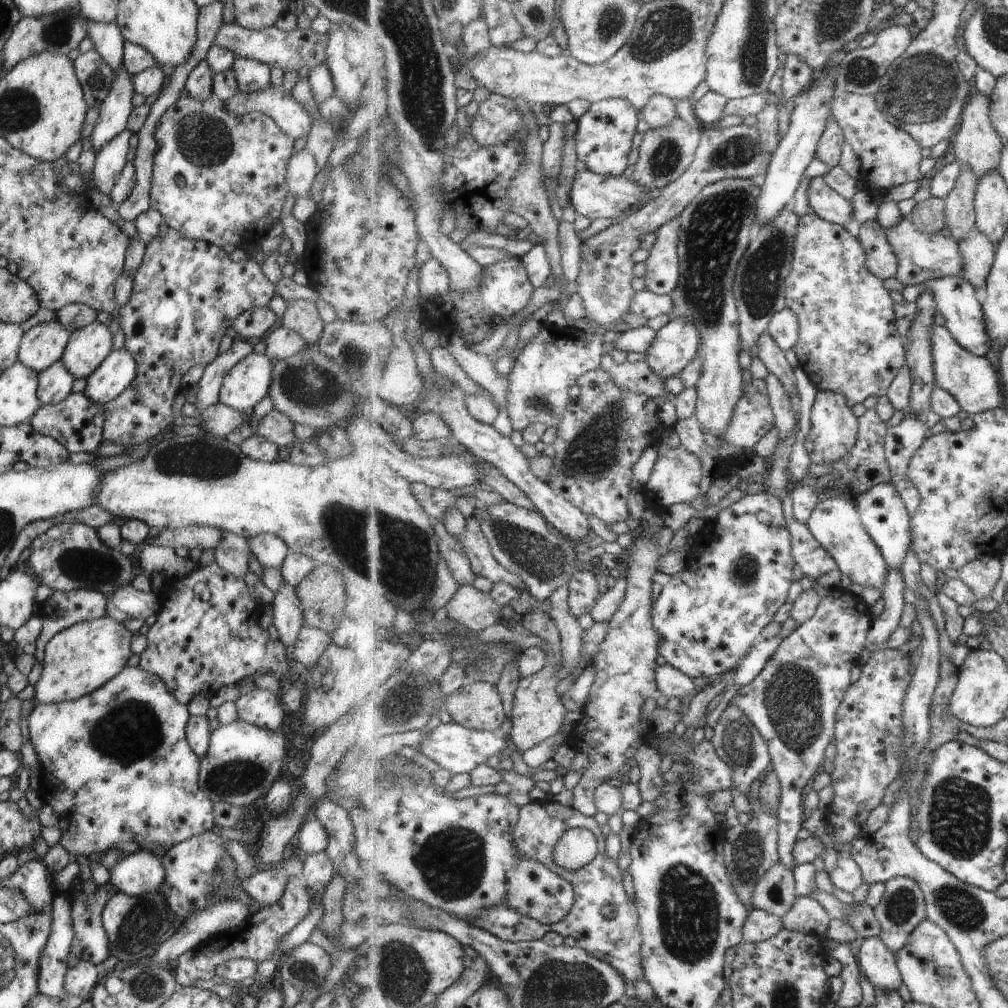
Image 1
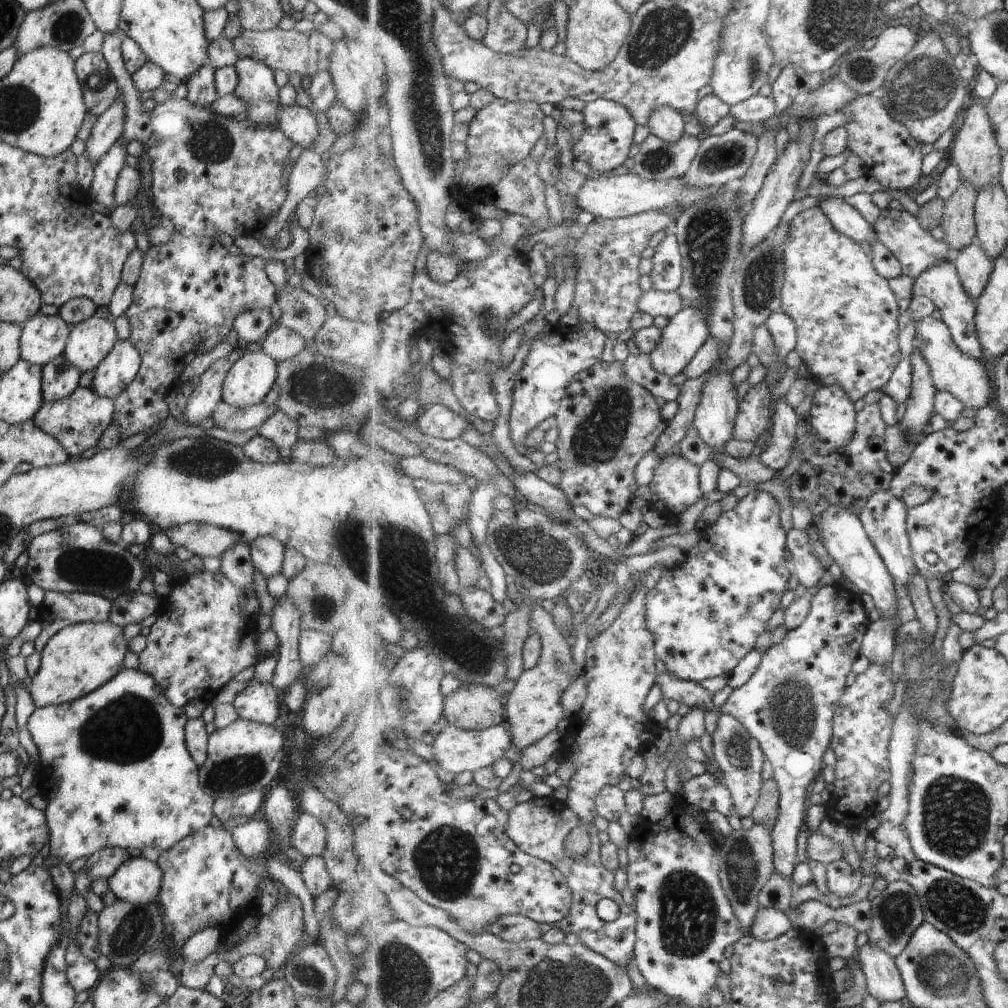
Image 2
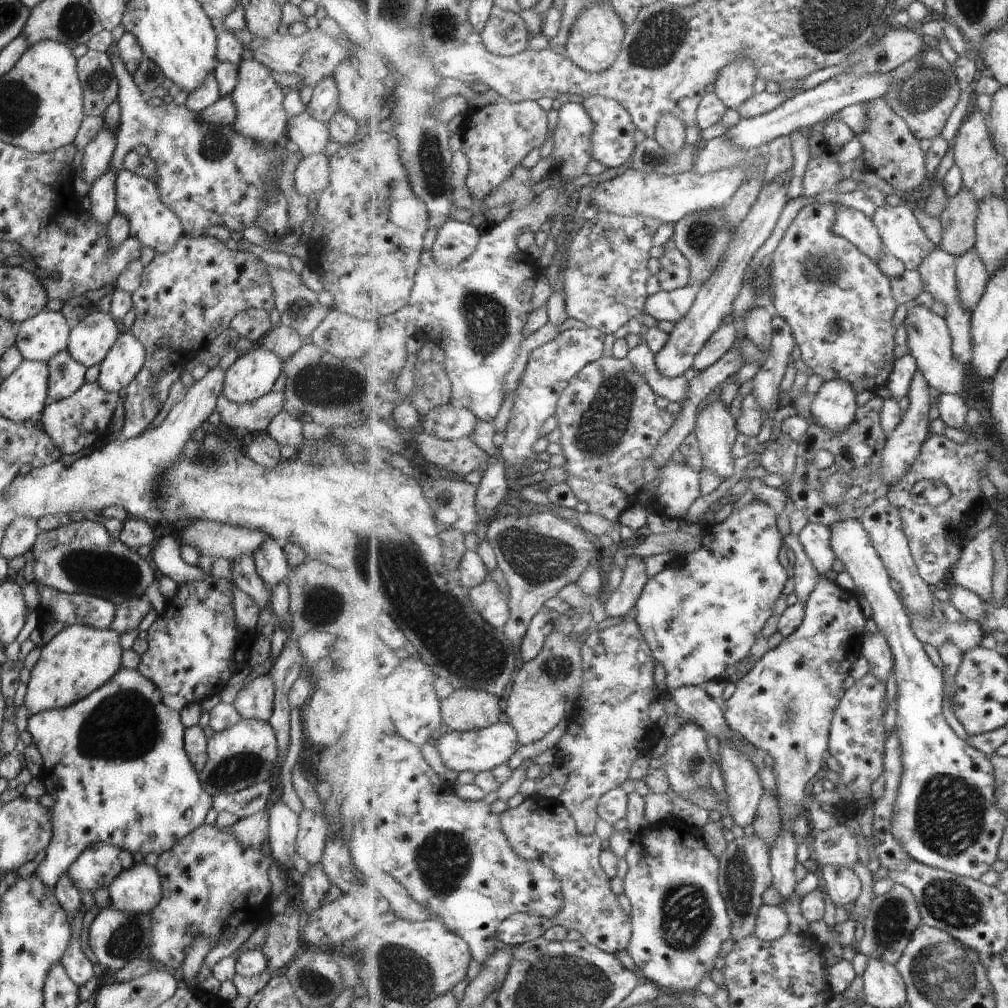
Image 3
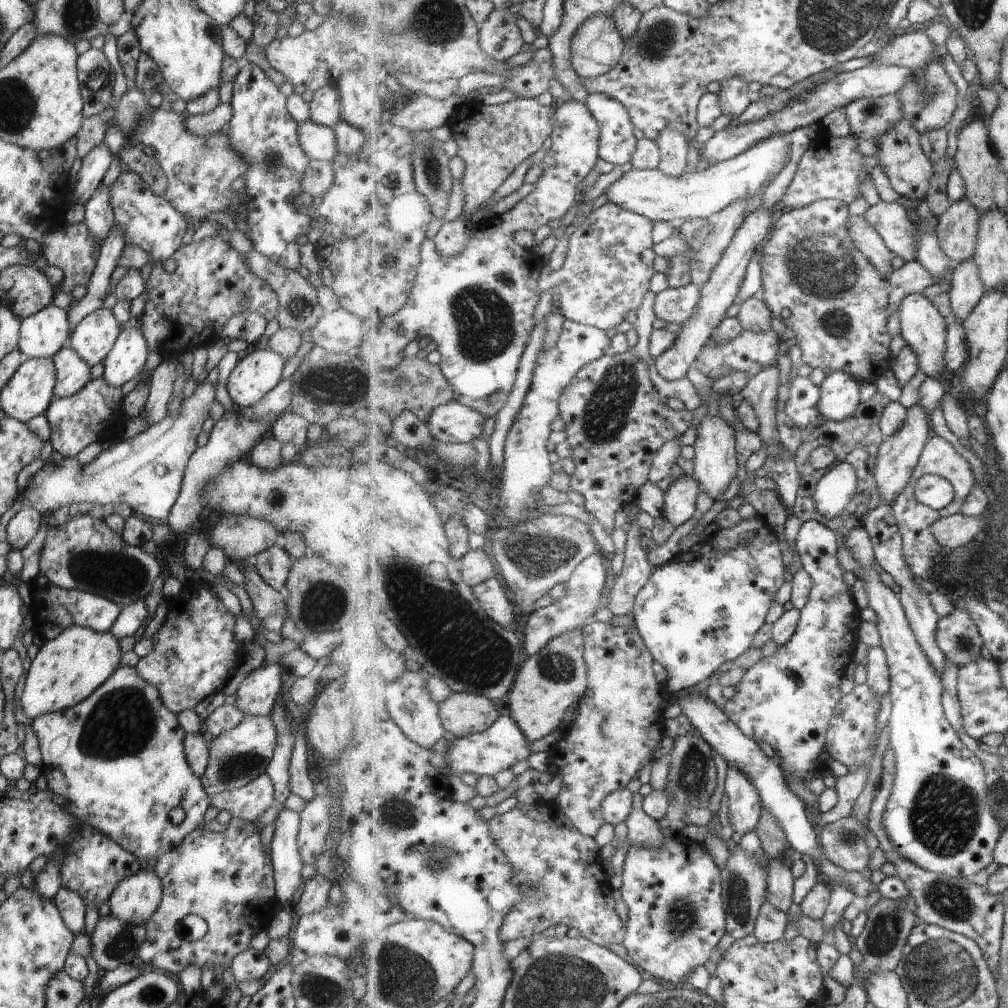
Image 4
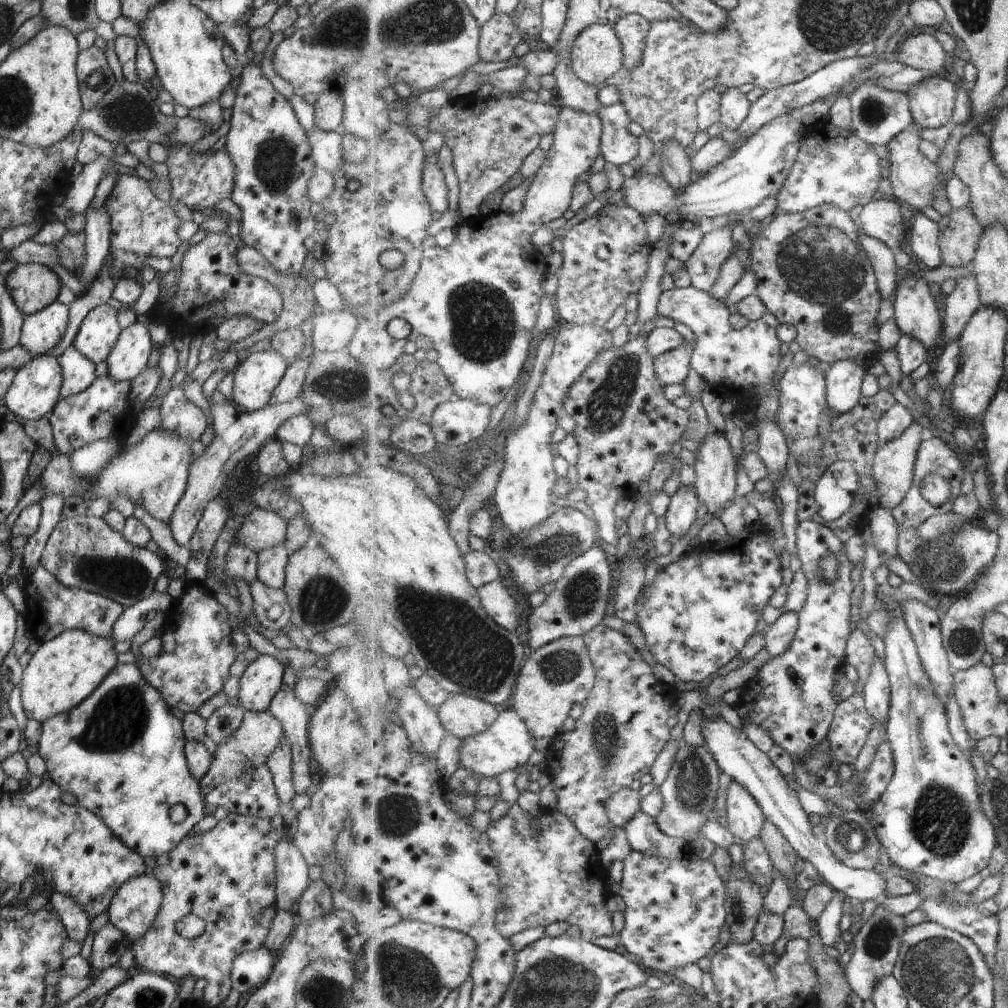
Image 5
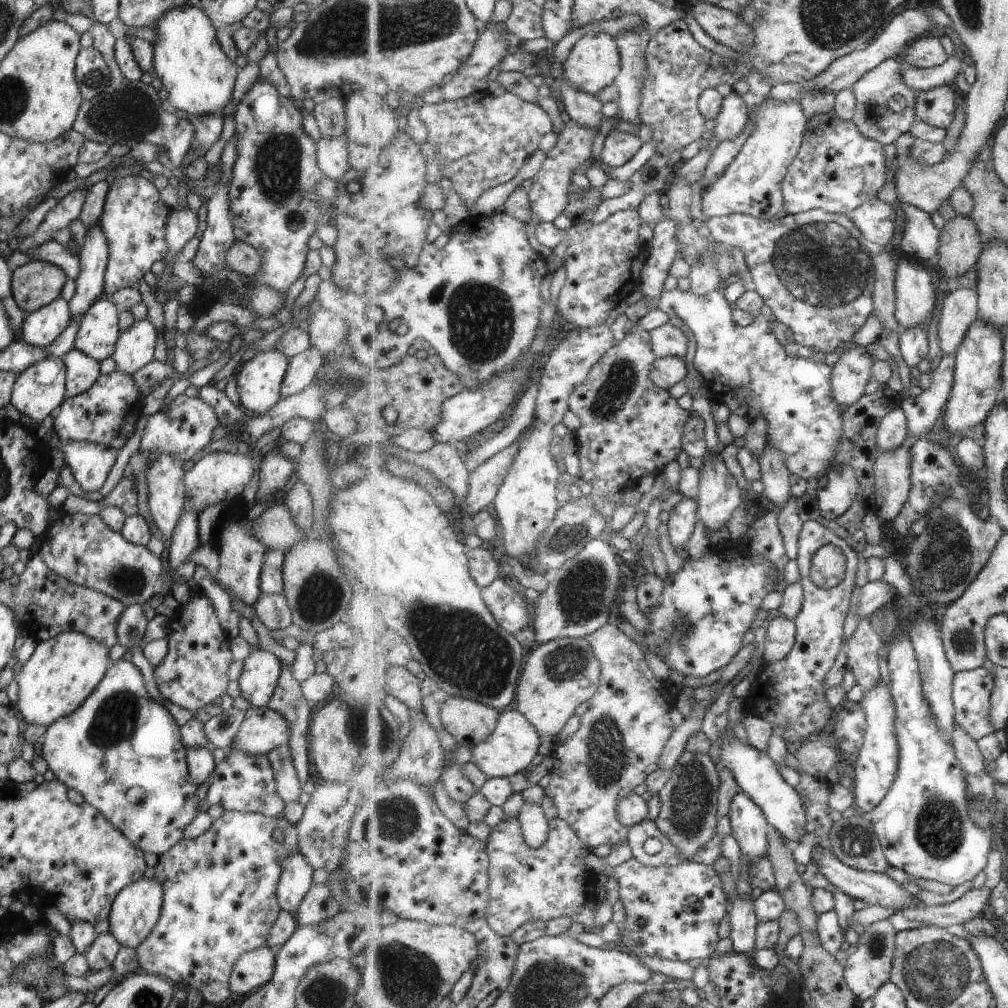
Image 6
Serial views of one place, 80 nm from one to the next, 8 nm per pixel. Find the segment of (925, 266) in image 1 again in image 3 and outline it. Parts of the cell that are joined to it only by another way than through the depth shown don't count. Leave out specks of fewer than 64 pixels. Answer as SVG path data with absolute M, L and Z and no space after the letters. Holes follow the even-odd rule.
M907 205L880 206L871 218L880 232L884 246L905 263L907 270L915 270L938 245L929 240L919 220Z

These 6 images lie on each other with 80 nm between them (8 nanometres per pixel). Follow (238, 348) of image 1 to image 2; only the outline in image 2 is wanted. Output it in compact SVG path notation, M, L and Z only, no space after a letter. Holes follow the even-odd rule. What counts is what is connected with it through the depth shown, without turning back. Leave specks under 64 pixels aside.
M233 350L225 357L215 360L198 376L191 394L186 398L185 411L180 412L184 425L196 424L210 416L212 408L221 401L222 382L227 369L239 358L239 352Z

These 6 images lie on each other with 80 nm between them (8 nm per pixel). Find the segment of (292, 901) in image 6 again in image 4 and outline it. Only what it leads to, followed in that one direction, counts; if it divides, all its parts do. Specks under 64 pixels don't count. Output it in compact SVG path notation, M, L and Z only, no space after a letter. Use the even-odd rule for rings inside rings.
M283 807L273 820L273 834L270 842L270 859L272 864L272 875L274 882L275 900L277 904L283 905L285 901L290 901L293 890L297 888L303 879L299 875L299 870L303 865L296 845L296 834L298 831L299 815Z

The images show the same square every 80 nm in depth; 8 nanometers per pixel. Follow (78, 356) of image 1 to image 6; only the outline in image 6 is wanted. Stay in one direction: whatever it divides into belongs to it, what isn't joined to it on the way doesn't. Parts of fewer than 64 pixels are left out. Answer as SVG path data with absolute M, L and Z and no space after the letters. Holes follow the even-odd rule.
M104 298L95 299L80 316L73 348L97 362L110 356L120 335L118 313L112 302Z

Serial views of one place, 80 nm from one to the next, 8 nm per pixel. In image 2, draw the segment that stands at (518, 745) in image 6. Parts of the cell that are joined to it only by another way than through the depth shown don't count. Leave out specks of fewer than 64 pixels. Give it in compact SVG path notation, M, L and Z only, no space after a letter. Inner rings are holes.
M446 724L436 729L430 736L430 741L434 760L447 772L453 774L467 772L467 770L474 773L476 770L490 767L495 761L503 759L505 752L514 744L510 731L500 725L484 731L473 731Z

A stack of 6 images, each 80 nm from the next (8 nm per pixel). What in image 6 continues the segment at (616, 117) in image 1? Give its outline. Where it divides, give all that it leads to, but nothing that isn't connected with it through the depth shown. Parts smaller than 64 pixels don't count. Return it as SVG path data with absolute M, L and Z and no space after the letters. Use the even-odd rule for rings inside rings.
M613 127L604 140L601 160L608 166L627 164L643 146L639 133L627 133Z

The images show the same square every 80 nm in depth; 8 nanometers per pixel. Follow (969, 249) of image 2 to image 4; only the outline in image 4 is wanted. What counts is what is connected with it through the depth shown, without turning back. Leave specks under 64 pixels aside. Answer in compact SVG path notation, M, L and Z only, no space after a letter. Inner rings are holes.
M974 258L956 264L948 292L951 316L964 323L974 312L986 291L986 284L982 281Z

